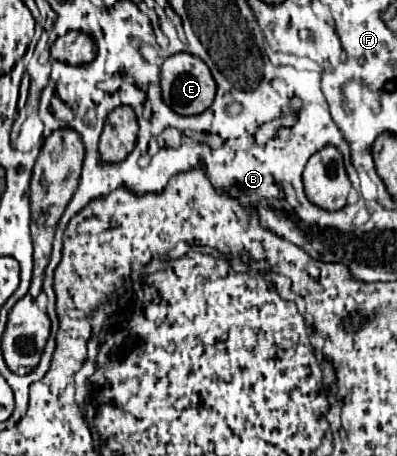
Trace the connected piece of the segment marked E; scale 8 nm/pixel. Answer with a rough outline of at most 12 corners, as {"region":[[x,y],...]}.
{"region":[[189,53],[161,65],[163,103],[199,115],[215,99],[207,65]]}

